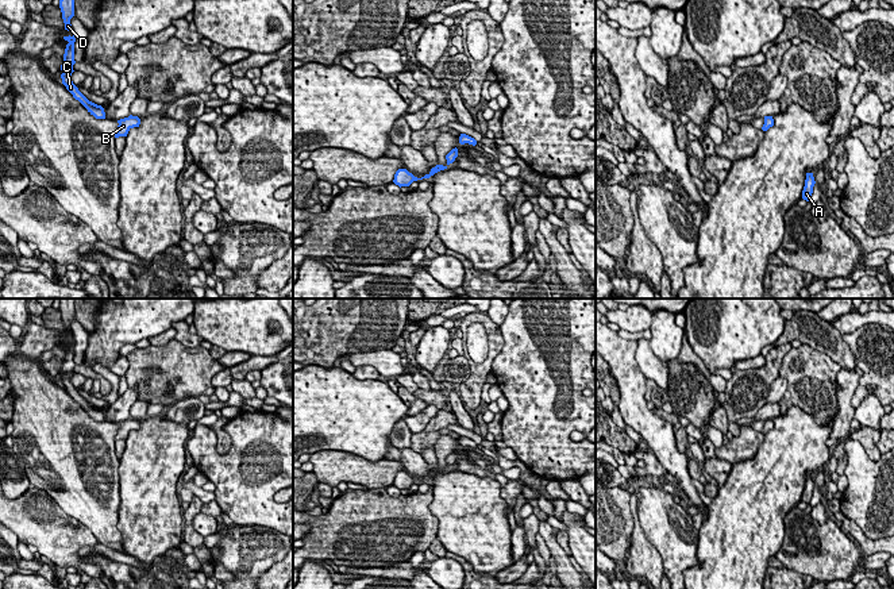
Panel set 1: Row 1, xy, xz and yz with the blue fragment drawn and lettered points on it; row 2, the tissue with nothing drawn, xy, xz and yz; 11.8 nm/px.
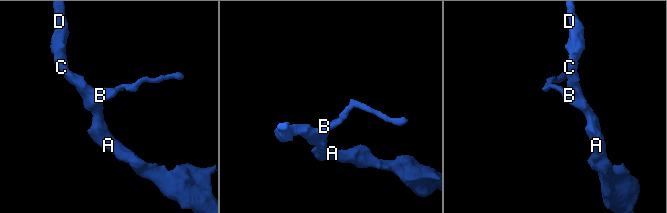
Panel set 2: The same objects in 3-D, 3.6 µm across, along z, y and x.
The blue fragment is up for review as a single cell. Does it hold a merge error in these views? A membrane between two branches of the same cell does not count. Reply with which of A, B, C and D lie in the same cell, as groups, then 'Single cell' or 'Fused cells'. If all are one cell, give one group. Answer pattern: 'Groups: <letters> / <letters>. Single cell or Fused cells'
Groups: A B C D. Single cell

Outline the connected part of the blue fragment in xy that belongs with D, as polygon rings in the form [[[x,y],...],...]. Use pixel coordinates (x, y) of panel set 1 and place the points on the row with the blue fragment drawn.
[[[59,0],[65,30],[72,31],[70,19],[74,16],[74,0]]]

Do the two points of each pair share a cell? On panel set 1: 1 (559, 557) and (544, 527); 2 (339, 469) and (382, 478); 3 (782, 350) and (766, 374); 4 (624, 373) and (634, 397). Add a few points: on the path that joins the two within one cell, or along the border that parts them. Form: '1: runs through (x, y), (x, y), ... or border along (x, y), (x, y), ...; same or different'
1: runs through (555, 550), (547, 534); same
2: runs through (350, 469), (372, 474); same
3: runs through (777, 355), (770, 369); same
4: runs through (629, 378), (632, 392); same

